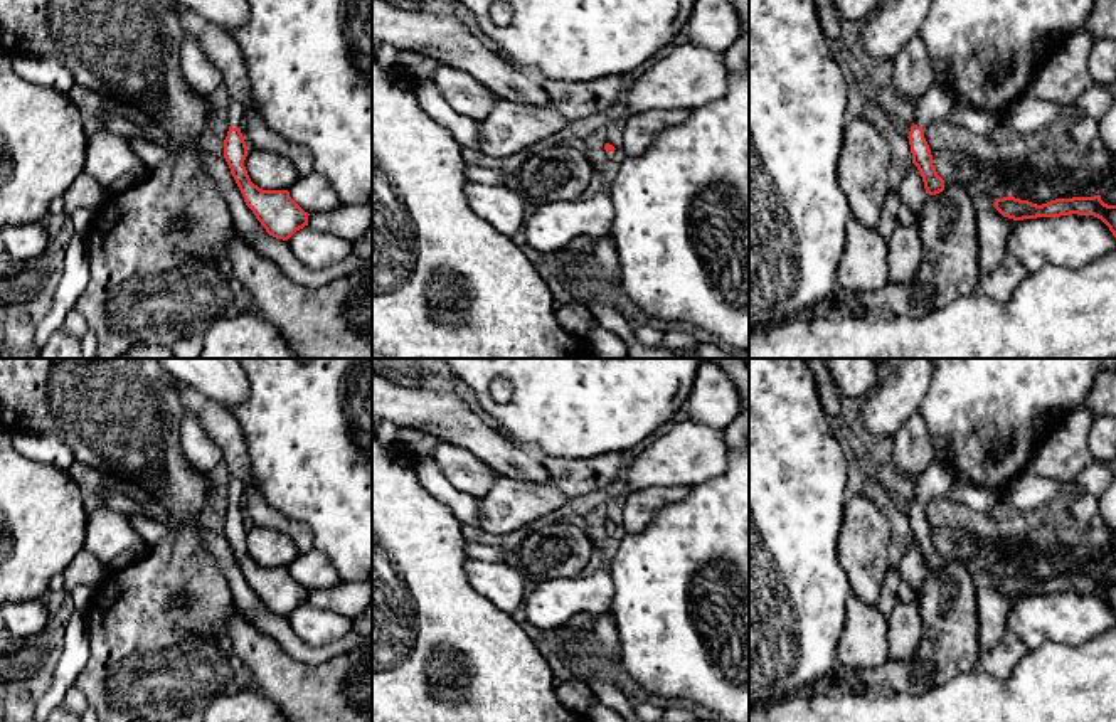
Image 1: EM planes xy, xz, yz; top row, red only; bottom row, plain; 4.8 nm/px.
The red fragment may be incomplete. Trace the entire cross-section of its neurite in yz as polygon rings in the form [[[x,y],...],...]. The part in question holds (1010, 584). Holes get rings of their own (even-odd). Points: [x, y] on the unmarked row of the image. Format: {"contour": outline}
{"contour": [[[1008,572],[1003,576],[996,576],[993,581],[995,586],[1003,594],[1013,597],[1037,596],[1037,594],[1060,594],[1071,591],[1094,592],[1101,596],[1116,614],[1116,582],[1104,581],[1101,577],[1101,572],[1055,576],[1042,582]]]}

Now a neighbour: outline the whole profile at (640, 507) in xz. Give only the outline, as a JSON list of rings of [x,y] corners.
[[[651,486],[630,491],[623,507],[623,532],[636,535],[646,530],[663,507],[683,500],[688,490],[690,486]]]

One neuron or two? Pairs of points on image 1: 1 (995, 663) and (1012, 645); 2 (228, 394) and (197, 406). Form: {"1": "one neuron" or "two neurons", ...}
{"1": "one neuron", "2": "two neurons"}

